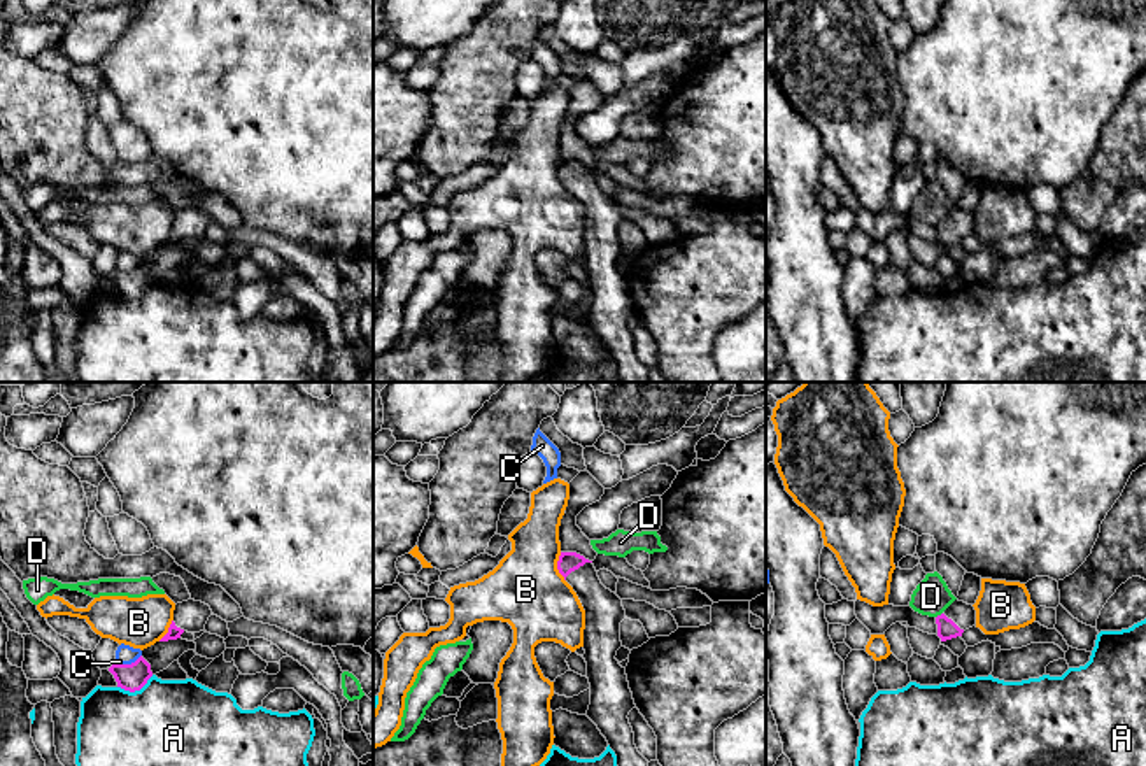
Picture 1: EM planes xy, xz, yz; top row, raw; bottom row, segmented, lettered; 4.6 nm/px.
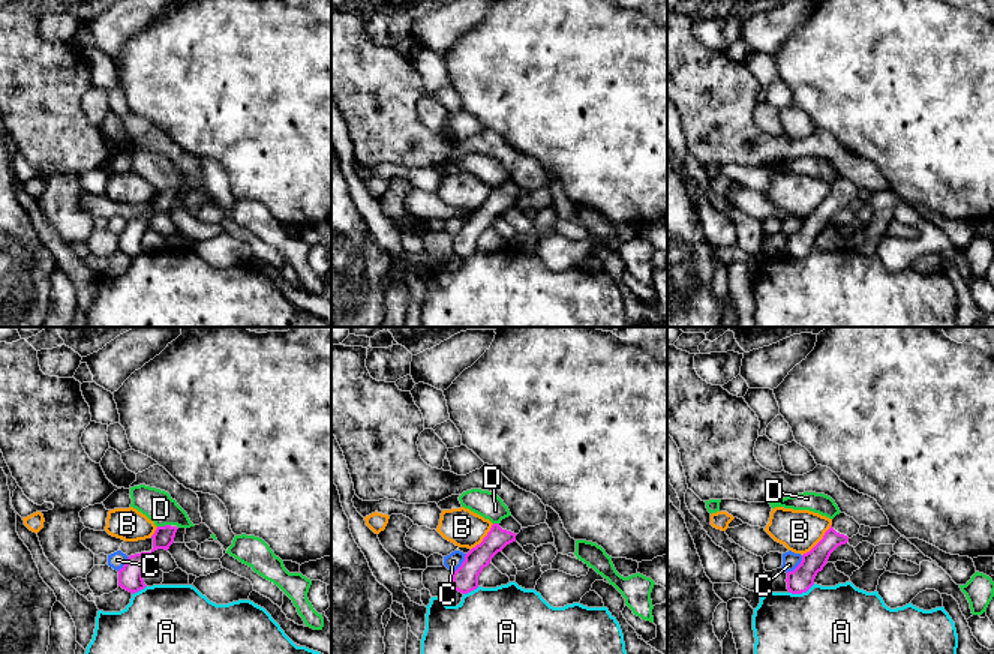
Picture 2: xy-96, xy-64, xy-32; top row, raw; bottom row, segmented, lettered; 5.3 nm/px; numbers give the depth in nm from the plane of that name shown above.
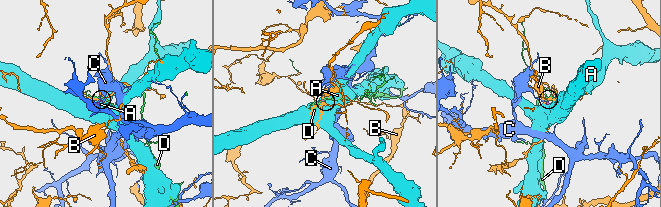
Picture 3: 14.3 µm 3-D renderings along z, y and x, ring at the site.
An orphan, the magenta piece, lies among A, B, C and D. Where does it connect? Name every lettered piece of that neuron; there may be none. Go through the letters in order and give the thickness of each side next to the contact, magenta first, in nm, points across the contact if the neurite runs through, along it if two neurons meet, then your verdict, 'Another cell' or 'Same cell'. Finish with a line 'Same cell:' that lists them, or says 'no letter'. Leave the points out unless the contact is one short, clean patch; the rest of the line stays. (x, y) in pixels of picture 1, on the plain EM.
A: Thickness 130 nm (magenta) against 480 nm. Boundary: xy (153, 283), (139, 297), (125, 298), (118, 295). Another cell
B: Thickness 100 nm (magenta) against 340 nm. Boundary: xz (559, 160), (558, 179), (565, 188). Another cell
C: Thickness 130 nm (magenta) against 90 nm. Boundary: xy (141, 262), (130, 270), (116, 270). Another cell
D: Thickness 90 nm (magenta) against 160 nm. Boundary: yz (941, 219), (936, 225). Another cell
Same cell: no letter

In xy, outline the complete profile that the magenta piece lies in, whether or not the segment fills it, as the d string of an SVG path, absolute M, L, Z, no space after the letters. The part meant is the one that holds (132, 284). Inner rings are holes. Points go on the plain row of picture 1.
M142 263L131 272L114 270L109 279L114 282L117 294L130 300L140 298L152 284L151 272Z

